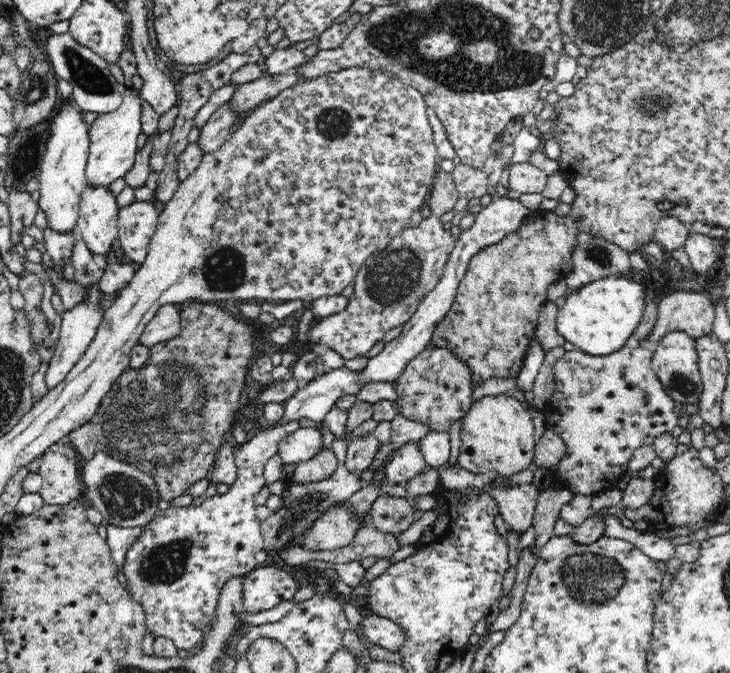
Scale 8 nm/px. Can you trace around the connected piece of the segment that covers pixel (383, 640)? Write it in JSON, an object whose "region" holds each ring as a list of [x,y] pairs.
{"region":[[[368,615],[362,619],[362,632],[372,644],[396,652],[406,642],[406,631],[398,623],[378,615]]]}

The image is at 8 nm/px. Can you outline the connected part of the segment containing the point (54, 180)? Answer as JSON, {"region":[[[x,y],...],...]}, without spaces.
{"region":[[[66,99],[60,110],[55,112],[42,164],[36,173],[39,178],[40,193],[38,206],[46,213],[47,226],[58,233],[72,231],[76,226],[82,192],[88,183],[85,170],[90,135],[88,135],[88,124],[82,119],[81,111],[78,105]]]}

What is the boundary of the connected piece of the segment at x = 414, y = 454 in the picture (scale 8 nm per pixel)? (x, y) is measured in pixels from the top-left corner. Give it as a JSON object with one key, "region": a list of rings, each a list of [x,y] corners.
{"region":[[[420,440],[408,442],[392,456],[387,466],[384,466],[385,481],[398,484],[408,483],[427,468],[426,459],[421,454]]]}

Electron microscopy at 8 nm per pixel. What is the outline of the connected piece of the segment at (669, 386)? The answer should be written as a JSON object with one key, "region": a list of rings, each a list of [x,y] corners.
{"region":[[[674,330],[674,332],[668,332],[664,338],[660,338],[654,356],[652,356],[652,369],[658,375],[666,393],[681,408],[696,408],[696,404],[700,401],[700,394],[702,394],[698,351],[694,344],[694,339],[689,334],[681,330]]]}

